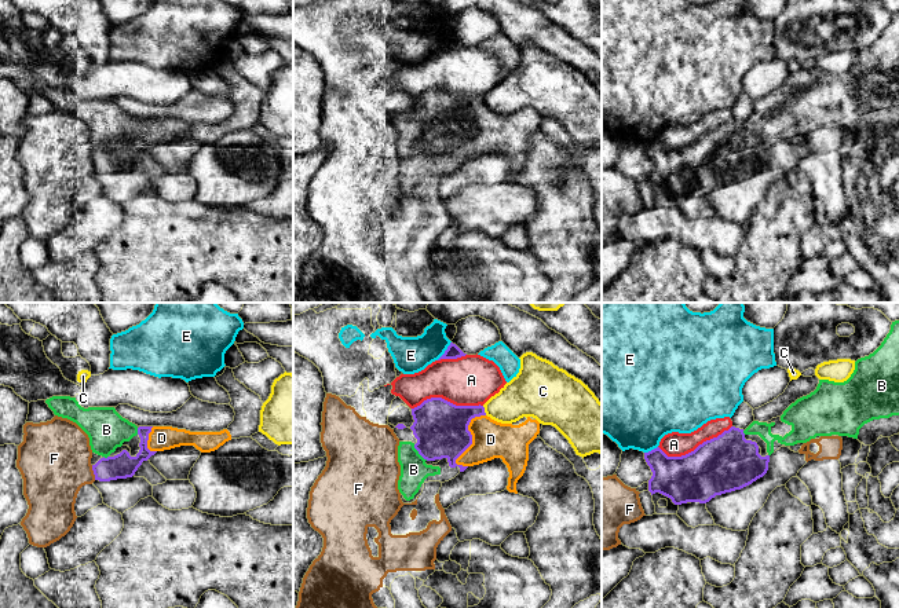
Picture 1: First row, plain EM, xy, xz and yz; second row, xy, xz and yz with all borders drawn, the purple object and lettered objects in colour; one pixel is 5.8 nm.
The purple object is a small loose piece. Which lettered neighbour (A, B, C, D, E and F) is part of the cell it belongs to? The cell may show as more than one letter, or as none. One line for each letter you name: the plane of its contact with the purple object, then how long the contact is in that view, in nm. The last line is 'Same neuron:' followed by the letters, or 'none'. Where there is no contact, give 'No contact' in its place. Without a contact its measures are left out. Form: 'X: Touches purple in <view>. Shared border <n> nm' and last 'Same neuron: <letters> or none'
B: Touches purple in xz. Shared border 130 nm
D: Touches purple in xz. Shared border 340 nm
Same neuron: B, D

